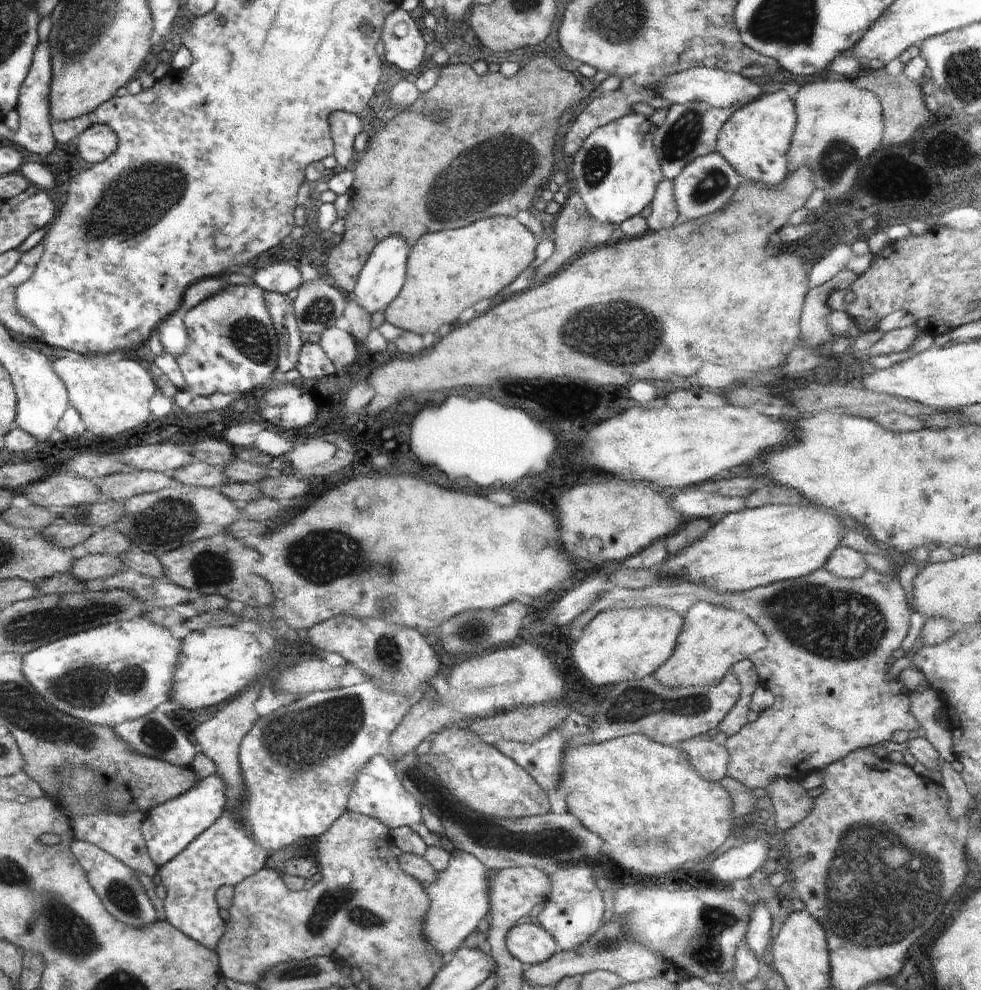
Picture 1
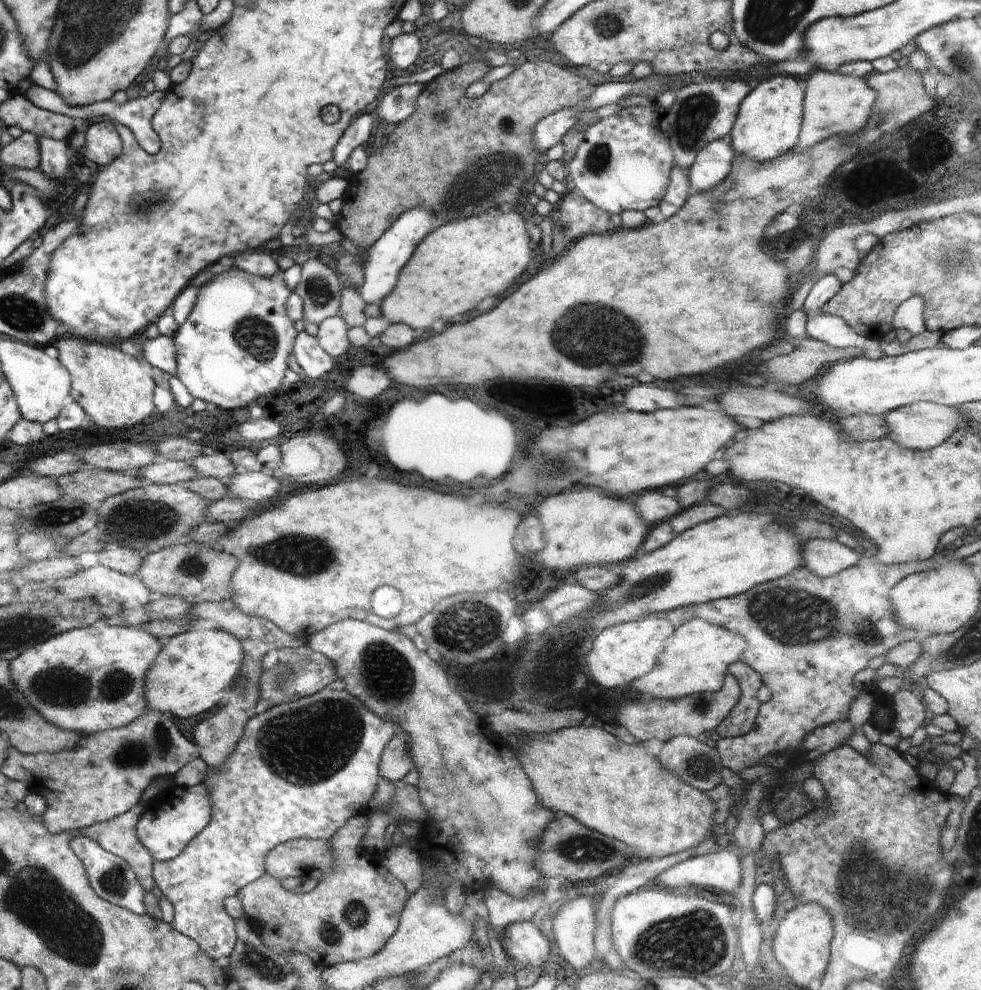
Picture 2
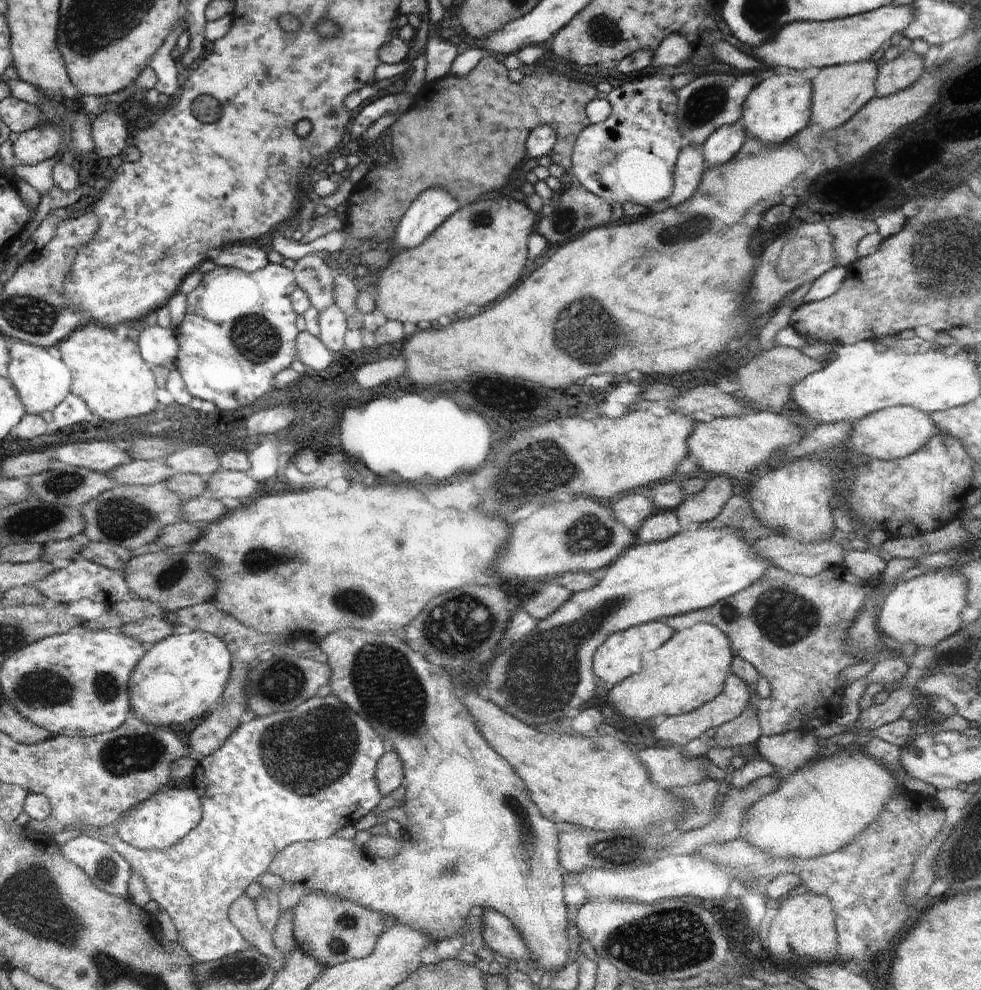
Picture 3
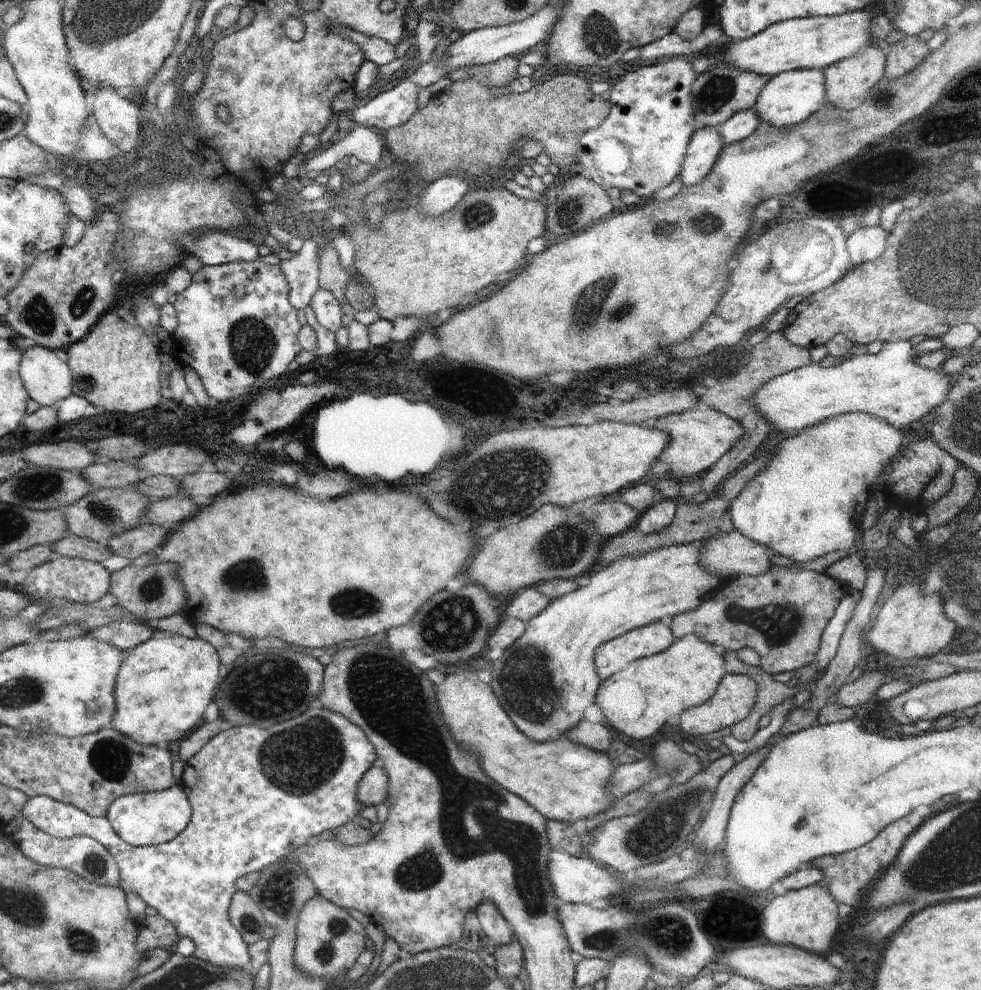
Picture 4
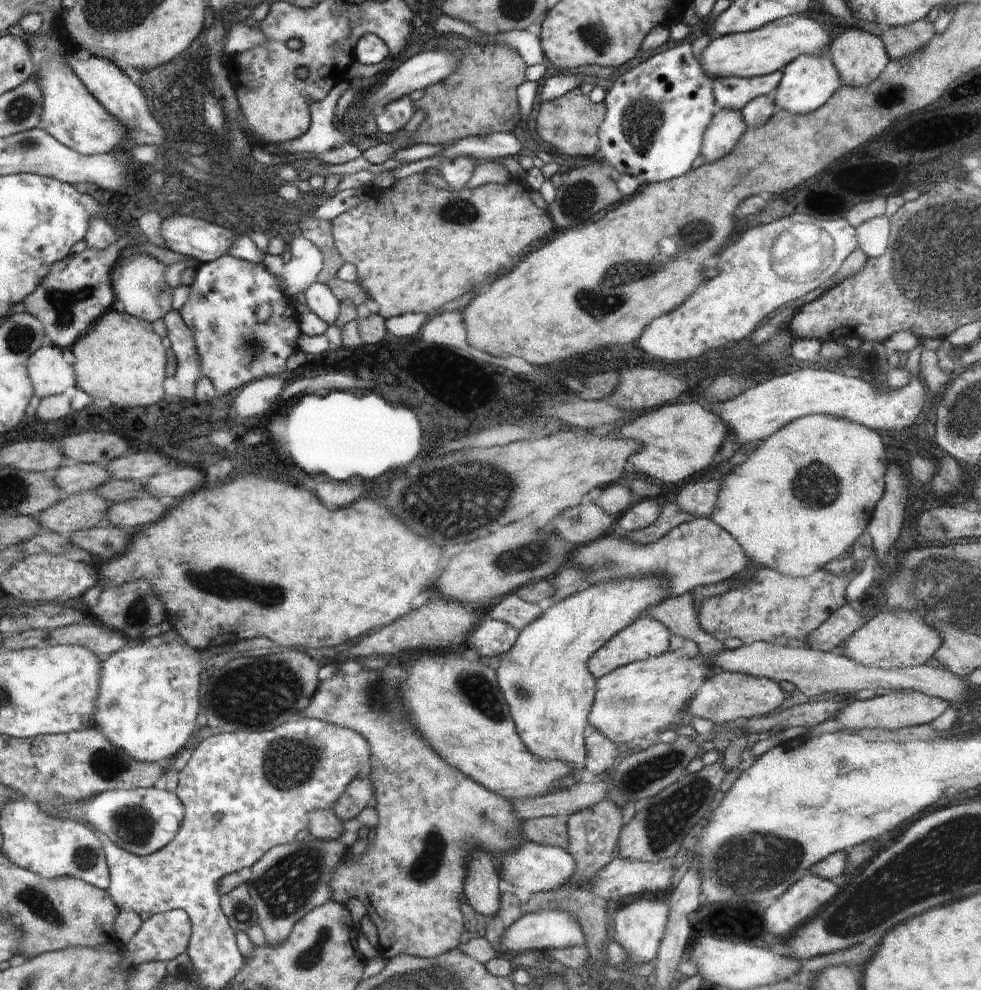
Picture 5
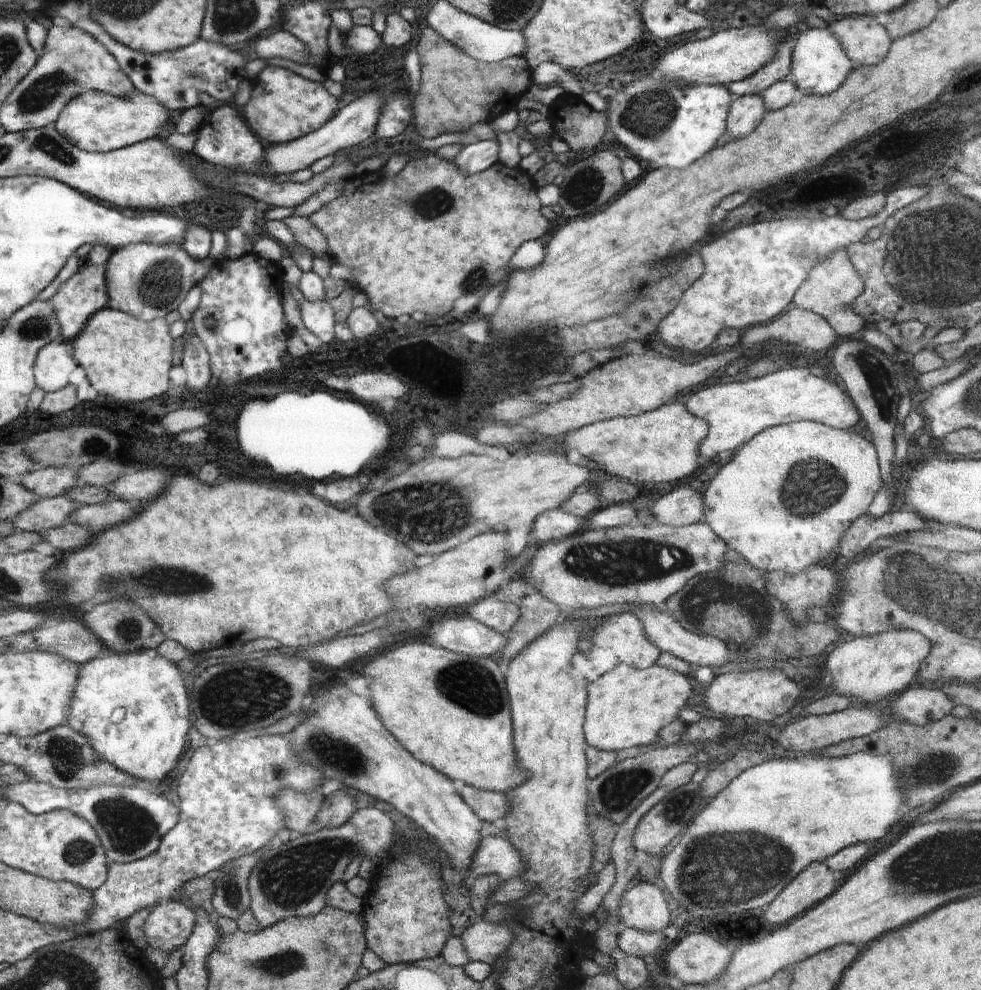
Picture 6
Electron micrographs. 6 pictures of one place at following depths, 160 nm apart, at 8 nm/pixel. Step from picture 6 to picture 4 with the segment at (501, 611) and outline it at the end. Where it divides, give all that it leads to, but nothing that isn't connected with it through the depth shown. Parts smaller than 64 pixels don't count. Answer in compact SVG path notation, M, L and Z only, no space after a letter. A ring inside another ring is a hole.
M534 586L520 590L518 596L512 600L506 610L502 611L504 616L514 617L527 623L532 617L540 614L552 599L536 590Z

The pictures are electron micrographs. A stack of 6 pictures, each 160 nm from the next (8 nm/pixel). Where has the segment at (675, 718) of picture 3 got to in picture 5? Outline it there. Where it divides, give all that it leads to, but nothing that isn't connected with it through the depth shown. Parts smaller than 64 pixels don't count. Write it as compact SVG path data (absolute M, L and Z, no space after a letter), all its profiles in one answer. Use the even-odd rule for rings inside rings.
M716 670L698 687L697 693L687 707L690 714L696 716L695 718L706 718L715 726L720 726L736 719L768 715L783 702L784 693L777 681L766 677Z

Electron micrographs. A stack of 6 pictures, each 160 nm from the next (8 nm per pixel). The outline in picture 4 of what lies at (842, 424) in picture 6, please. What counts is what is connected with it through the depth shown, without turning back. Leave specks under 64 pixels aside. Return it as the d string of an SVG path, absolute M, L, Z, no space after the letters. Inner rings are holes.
M888 341L877 354L852 354L850 360L838 366L823 367L818 363L810 363L791 370L769 380L756 391L753 402L755 409L774 427L773 430L784 432L784 435L799 433L824 419L850 413L868 413L877 416L903 431L942 404L957 379L957 376L945 375L942 369L927 369L919 365L912 349L913 344L910 341Z

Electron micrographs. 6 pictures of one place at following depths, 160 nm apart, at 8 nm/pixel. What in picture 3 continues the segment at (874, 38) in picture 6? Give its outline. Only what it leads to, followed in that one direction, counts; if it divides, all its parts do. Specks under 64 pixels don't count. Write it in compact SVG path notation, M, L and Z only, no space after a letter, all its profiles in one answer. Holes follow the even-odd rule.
M870 58L857 63L821 68L811 82L813 97L810 125L820 128L820 131L834 130L872 100L876 95L875 78L878 76L880 63L878 58Z

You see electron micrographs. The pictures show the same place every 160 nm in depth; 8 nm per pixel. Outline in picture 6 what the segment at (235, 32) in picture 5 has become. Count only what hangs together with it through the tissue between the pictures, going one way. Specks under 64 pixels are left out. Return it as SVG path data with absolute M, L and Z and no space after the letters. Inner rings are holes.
M272 30L256 38L254 50L262 59L287 58L298 64L308 64L310 52L307 46L292 33Z

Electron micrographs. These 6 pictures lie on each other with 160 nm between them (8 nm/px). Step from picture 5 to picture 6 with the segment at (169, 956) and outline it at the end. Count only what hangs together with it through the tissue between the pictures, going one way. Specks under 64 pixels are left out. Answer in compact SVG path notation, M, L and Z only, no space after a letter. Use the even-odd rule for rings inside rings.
M170 900L154 906L144 923L144 934L149 946L169 953L187 941L195 924L195 912L188 905Z

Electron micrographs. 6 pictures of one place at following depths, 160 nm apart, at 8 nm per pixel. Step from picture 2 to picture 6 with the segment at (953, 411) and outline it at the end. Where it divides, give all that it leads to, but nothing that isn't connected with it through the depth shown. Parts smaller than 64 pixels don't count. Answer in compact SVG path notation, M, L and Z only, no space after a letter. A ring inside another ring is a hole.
M798 421L788 423L787 425L774 425L753 436L736 452L736 455L730 462L722 466L722 468L719 468L718 474L712 480L712 486L708 484L708 489L702 496L704 522L724 540L728 547L732 547L735 551L738 551L752 567L758 567L767 573L784 571L789 575L793 575L812 565L818 564L827 555L835 556L839 540L843 537L845 530L849 529L849 526L859 516L866 515L868 506L870 506L876 491L882 483L878 455L872 440L864 438L860 433L854 431L854 429L852 431L835 429L812 421Z

